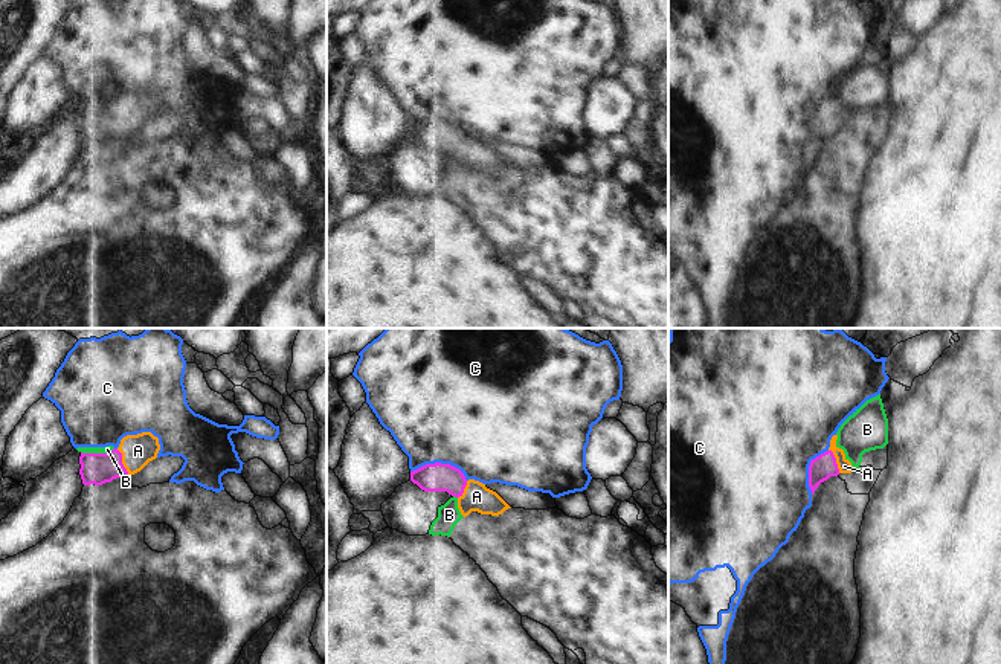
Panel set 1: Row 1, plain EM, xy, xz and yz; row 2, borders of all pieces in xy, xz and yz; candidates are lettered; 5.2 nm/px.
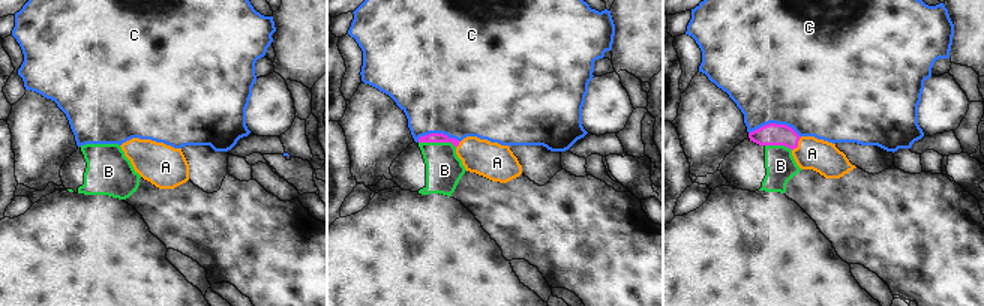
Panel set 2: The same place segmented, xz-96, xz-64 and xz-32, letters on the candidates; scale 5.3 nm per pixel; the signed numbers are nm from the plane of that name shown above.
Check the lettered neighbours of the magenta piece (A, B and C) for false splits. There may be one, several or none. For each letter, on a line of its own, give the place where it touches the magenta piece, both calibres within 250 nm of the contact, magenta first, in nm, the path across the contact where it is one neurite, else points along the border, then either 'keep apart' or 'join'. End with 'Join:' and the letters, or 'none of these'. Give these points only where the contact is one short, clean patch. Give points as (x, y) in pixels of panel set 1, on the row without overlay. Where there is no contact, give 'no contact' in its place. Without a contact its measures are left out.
A: xy (121, 119) | 160/170 nm | across xy (98, 127), (121, 119), (138, 109) | join
B: xy (96, 112) | 160/40 nm | keep apart
C: xz (440, 121) | 150/500 nm | keep apart
Join: A

